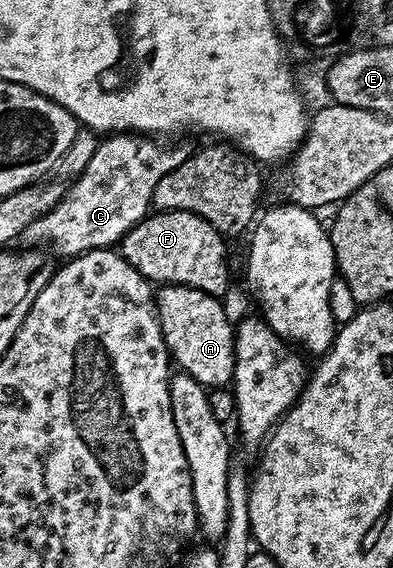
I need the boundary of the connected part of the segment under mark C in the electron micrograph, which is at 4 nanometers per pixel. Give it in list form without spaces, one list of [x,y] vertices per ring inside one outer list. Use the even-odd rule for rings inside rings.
[[[116,132],[100,139],[93,158],[85,166],[84,172],[73,180],[61,202],[34,220],[23,231],[22,239],[31,246],[49,246],[56,257],[63,256],[62,258],[80,256],[83,252],[92,252],[98,248],[114,249],[122,241],[123,235],[133,230],[133,226],[137,226],[152,211],[151,199],[153,190],[157,190],[157,182],[161,182],[169,170],[177,170],[177,166],[190,158],[193,151],[192,145],[175,144],[172,148],[166,148],[155,140],[158,139],[147,134],[129,132]]]

